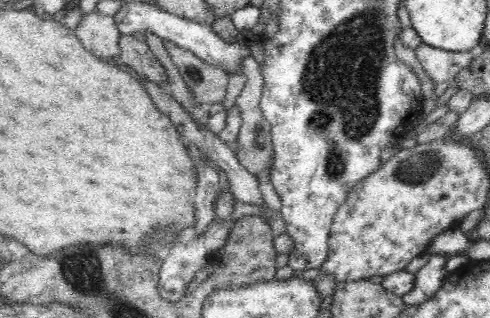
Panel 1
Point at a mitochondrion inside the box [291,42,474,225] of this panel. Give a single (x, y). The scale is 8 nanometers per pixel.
(416, 170)

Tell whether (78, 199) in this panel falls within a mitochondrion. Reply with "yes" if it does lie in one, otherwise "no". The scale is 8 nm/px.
no

